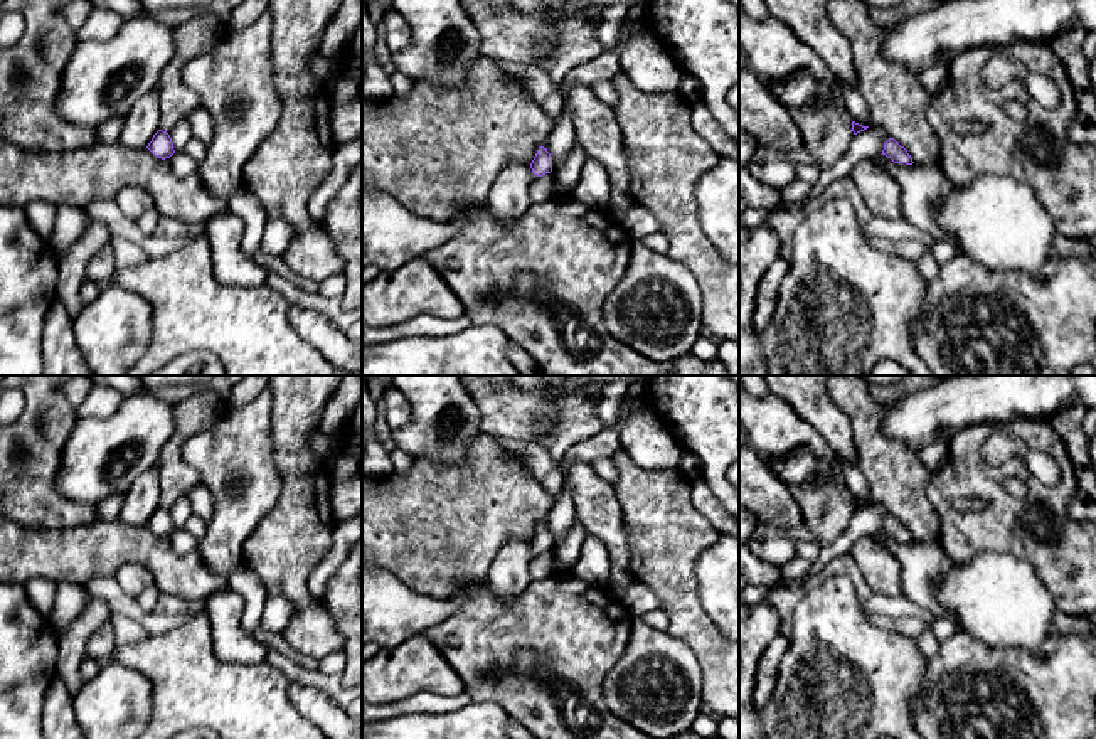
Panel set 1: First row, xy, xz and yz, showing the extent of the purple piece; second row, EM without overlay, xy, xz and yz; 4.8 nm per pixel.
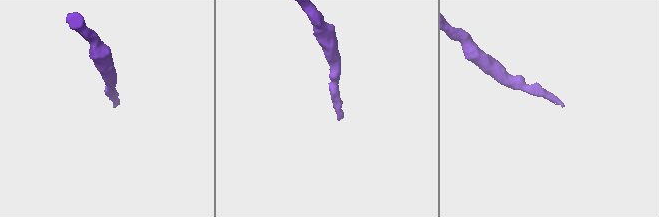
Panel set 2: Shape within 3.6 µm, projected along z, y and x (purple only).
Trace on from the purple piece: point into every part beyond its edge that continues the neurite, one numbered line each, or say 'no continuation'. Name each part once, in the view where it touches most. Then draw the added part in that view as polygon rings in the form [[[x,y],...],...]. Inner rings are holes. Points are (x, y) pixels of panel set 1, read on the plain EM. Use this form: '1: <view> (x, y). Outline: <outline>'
no continuation

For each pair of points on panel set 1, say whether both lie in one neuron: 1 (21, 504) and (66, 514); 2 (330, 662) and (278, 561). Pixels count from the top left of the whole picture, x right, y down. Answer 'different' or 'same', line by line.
1: same
2: different

